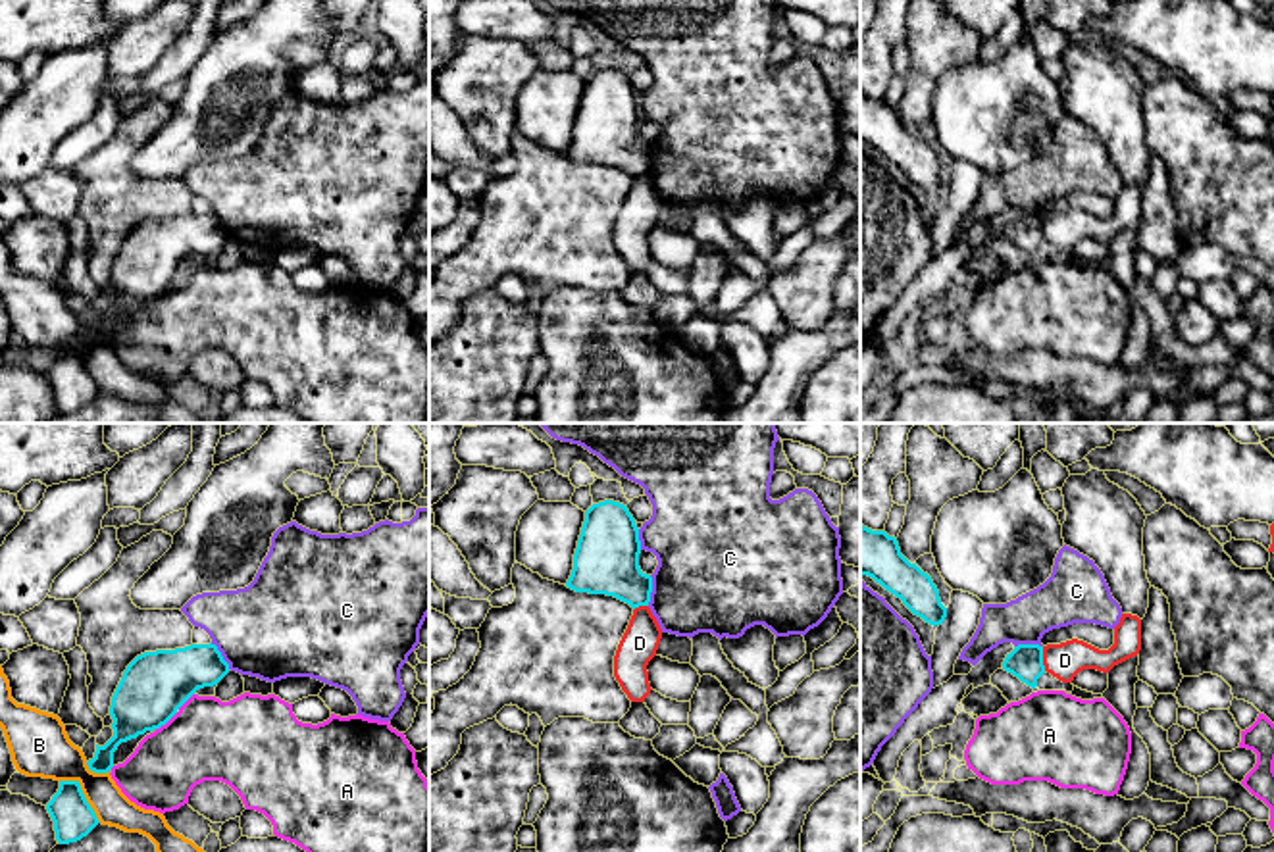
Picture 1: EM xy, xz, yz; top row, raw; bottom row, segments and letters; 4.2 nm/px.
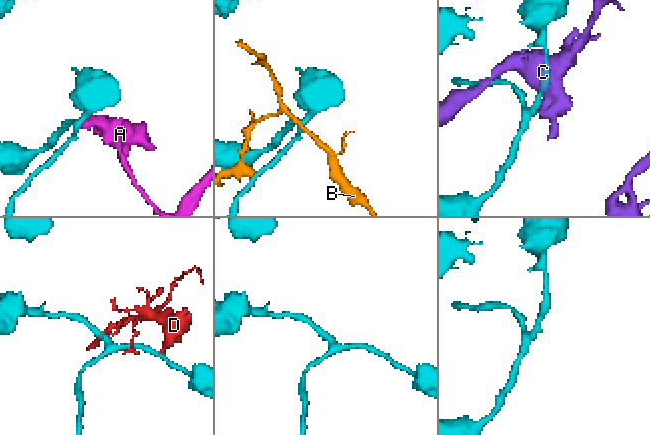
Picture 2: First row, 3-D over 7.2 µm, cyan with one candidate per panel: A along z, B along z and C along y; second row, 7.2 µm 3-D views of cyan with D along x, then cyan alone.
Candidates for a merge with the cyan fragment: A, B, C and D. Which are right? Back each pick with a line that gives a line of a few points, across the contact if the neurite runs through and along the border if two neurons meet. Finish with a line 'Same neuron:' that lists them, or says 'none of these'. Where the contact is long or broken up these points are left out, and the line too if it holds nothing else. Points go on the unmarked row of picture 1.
Same neuron: none of these

